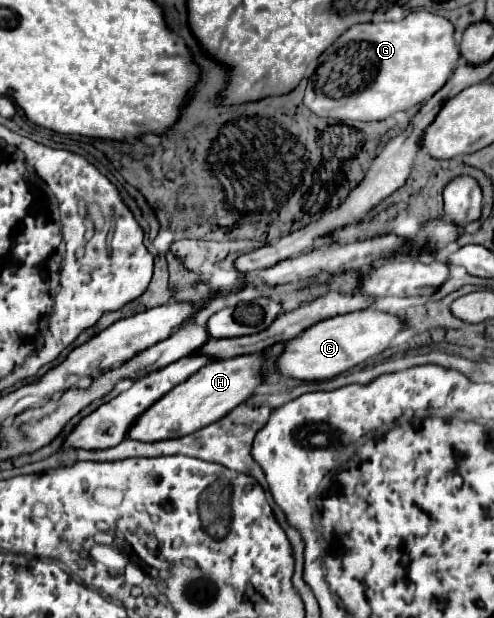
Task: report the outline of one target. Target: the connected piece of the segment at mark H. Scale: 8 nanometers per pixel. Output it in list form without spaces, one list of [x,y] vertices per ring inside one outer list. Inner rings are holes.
[[[264,353],[210,361],[192,377],[188,377],[184,383],[176,385],[170,393],[158,399],[148,411],[144,411],[144,415],[140,415],[132,425],[132,429],[128,431],[128,437],[138,441],[174,439],[194,433],[222,419],[228,411],[244,403],[254,393],[254,389],[264,381],[264,365],[266,365]]]

